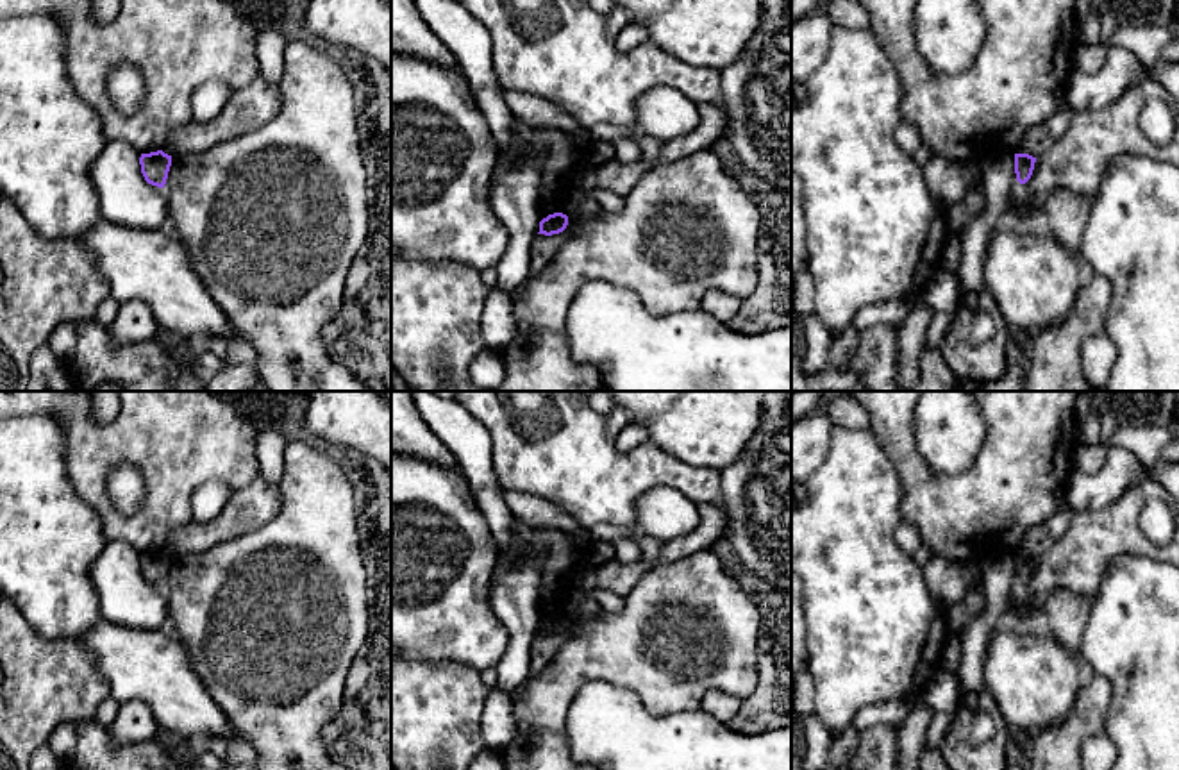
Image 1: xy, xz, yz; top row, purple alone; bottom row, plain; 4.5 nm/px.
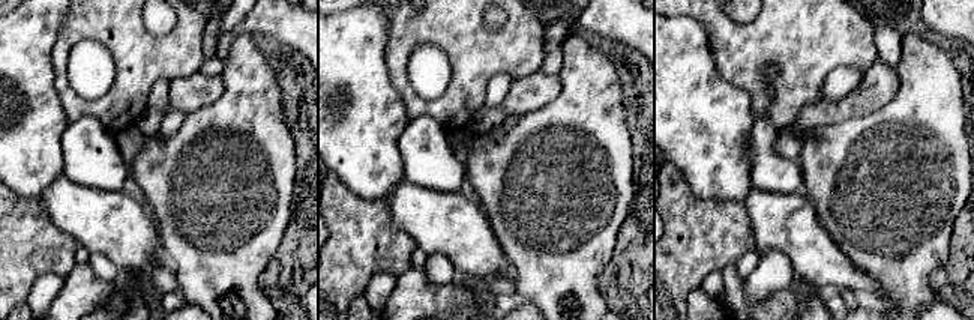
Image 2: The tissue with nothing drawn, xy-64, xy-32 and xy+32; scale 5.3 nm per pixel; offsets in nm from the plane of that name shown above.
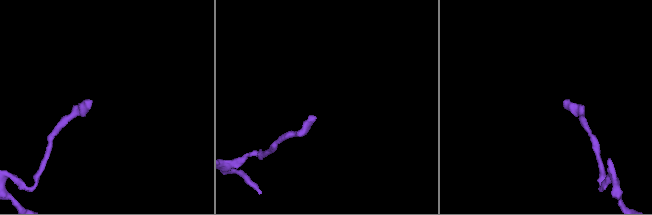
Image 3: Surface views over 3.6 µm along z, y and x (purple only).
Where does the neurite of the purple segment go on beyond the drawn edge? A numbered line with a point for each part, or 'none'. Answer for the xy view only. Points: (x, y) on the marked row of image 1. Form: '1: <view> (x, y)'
none

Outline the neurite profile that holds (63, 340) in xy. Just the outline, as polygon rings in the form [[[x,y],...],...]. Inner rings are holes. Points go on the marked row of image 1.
[[[61,323],[55,327],[48,338],[46,347],[57,359],[70,363],[77,347],[75,323]]]

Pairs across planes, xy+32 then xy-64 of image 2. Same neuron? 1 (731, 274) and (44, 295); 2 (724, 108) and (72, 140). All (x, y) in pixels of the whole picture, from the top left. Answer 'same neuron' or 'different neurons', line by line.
1: different neurons
2: different neurons

